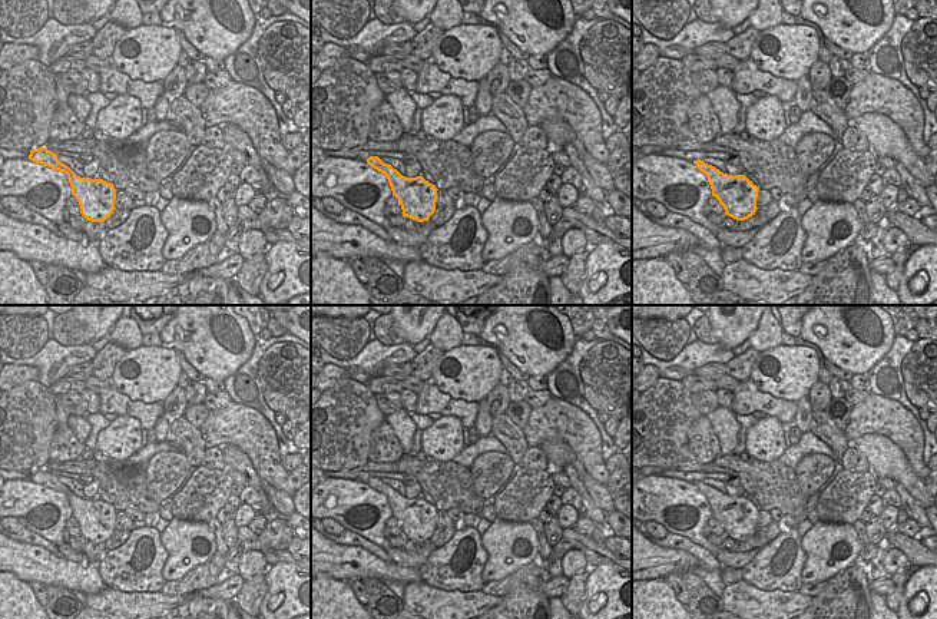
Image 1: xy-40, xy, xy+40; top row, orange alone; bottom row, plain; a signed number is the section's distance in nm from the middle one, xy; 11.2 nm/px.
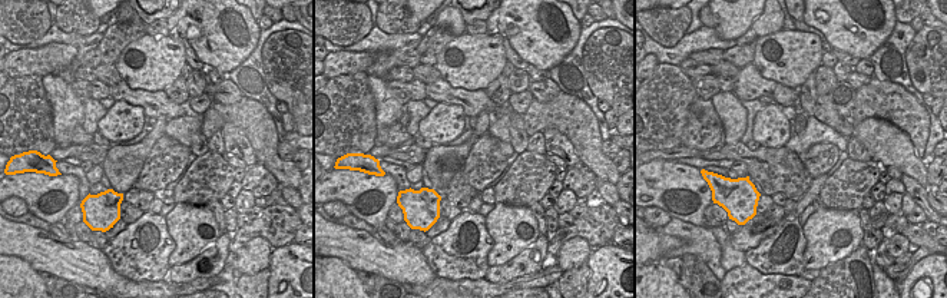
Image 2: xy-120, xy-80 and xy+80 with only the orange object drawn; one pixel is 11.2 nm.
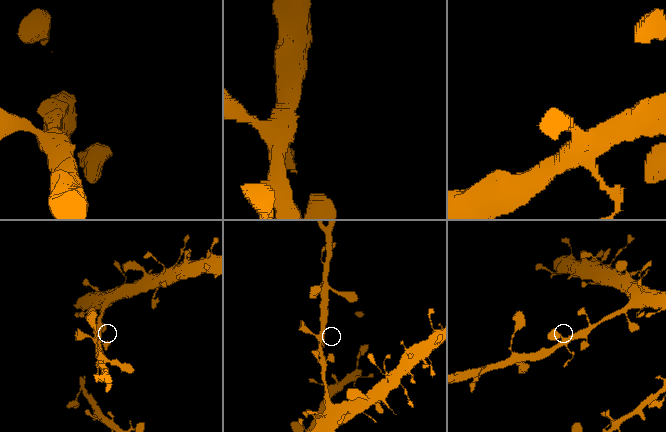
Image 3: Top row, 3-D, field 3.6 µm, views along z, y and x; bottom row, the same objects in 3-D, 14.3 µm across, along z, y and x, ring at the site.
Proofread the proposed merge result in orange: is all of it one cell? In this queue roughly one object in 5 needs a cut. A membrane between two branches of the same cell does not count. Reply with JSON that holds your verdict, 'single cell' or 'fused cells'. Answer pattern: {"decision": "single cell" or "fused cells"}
{"decision": "single cell"}

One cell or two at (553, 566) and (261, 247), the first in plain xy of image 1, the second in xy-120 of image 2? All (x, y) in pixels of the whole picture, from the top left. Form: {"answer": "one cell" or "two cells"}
{"answer": "two cells"}

